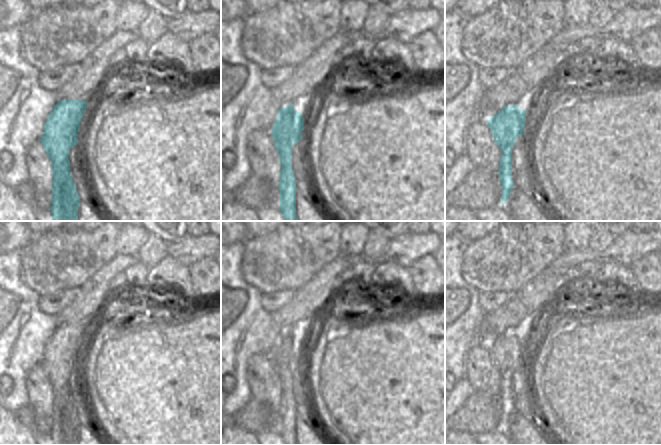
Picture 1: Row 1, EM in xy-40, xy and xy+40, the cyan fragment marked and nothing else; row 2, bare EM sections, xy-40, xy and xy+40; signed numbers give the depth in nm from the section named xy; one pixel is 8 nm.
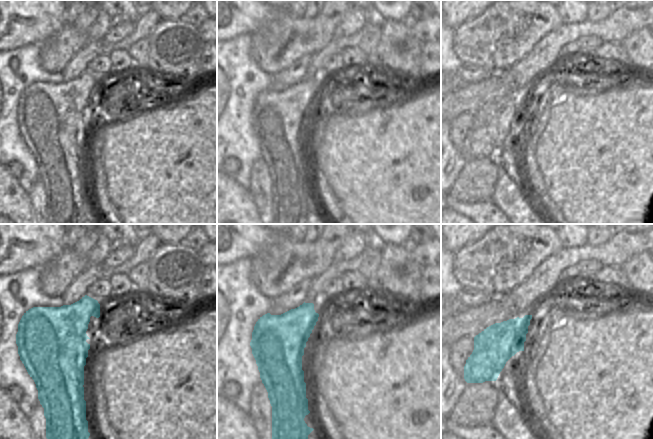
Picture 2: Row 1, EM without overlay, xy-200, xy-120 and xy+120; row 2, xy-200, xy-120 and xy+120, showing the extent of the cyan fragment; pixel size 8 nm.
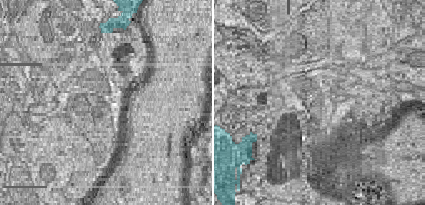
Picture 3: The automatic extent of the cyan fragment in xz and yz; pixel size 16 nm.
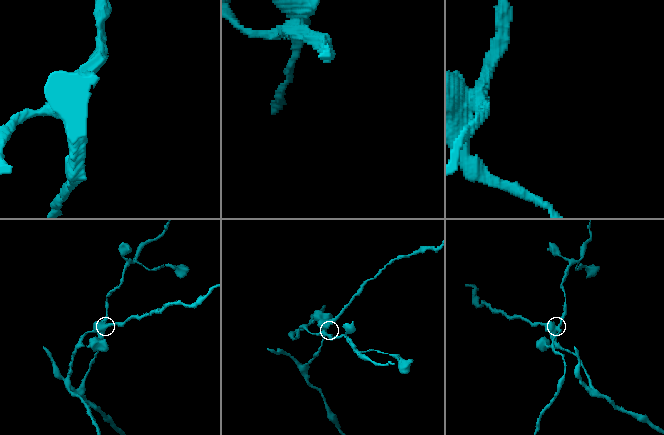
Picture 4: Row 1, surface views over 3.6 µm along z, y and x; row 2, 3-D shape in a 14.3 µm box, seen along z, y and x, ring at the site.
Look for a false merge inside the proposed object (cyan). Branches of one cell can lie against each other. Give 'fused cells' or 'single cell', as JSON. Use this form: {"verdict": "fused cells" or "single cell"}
{"verdict": "fused cells"}

